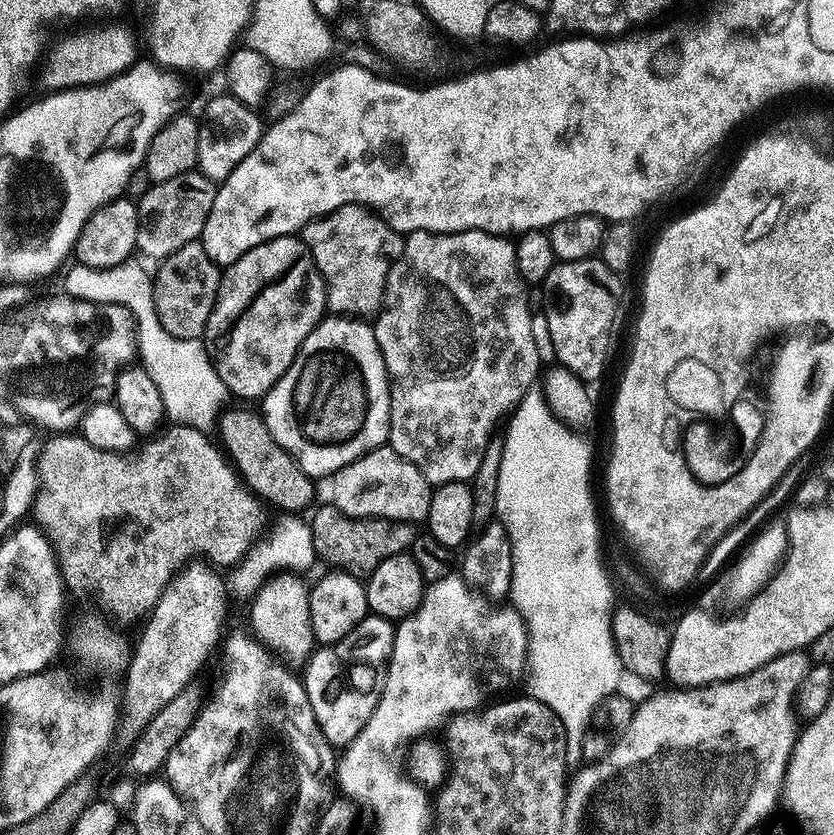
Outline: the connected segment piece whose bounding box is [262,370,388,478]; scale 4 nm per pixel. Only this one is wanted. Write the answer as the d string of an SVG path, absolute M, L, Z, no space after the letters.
M281 371L278 382L262 398L262 415L266 426L270 430L270 434L274 438L274 442L278 442L278 446L282 446L296 459L298 466L307 476L313 478L319 478L319 476L331 478L338 470L342 470L342 466L354 462L359 456L365 456L372 448L387 445L388 436L382 436L382 434L388 434L388 430L382 430L382 428L380 428L382 422L384 422L384 418L380 418L380 414L370 414L366 428L364 428L352 442L342 444L342 446L324 446L324 448L318 448L318 446L314 446L314 444L302 442L302 438L296 438L296 428L294 428L292 422L276 422L276 424L270 422L270 420L274 418L272 410L288 410L288 408L284 408L284 404L288 404L288 394L292 392L291 378L292 376L289 371Z

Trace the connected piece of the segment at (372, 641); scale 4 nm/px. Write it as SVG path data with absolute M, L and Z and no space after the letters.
M369 614L354 626L354 630L350 630L350 634L346 634L346 638L317 647L308 659L302 672L304 689L310 698L314 718L329 744L346 746L354 742L370 714L374 714L395 637L393 621Z

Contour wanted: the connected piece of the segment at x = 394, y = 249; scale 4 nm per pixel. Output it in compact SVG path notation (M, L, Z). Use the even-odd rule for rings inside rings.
M347 204L341 208L336 208L332 212L327 212L324 216L320 216L317 220L311 220L306 227L302 230L302 239L307 255L310 257L315 268L319 270L324 279L324 285L326 286L326 294L328 295L327 311L335 314L341 318L361 318L360 316L368 316L368 318L375 317L379 312L381 304L384 302L384 287L388 281L388 275L392 269L392 263L398 259L404 249L405 237L399 232L395 232L383 218L379 216L373 209L364 207L363 204Z

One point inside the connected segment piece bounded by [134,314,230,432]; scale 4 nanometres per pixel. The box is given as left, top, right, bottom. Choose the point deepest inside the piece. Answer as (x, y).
(193, 394)

